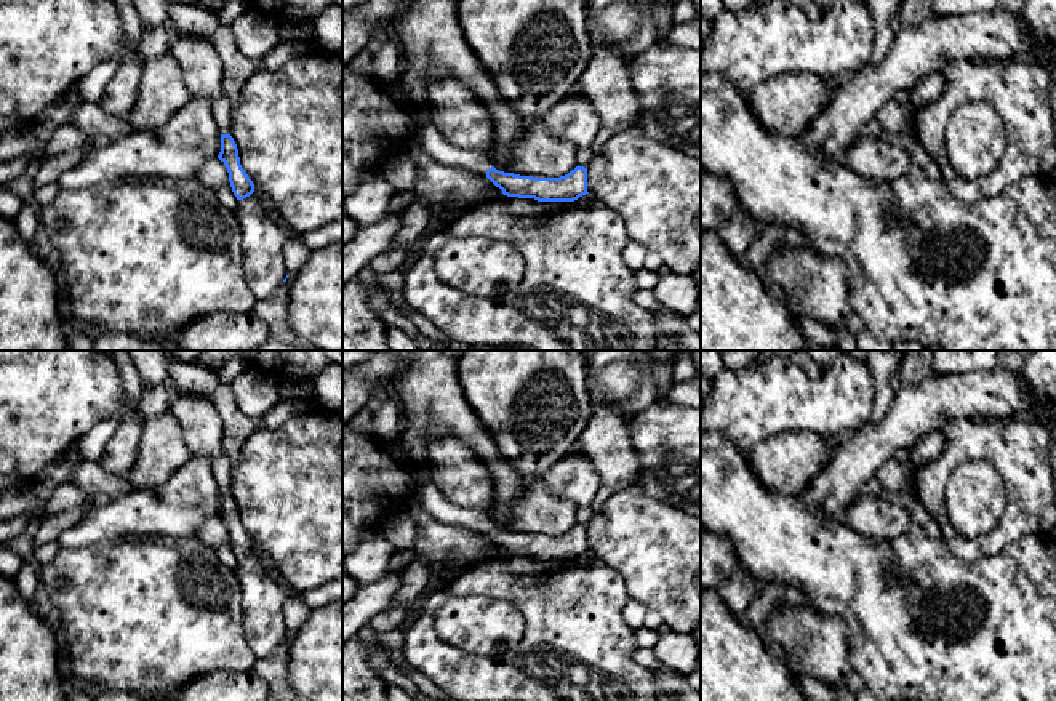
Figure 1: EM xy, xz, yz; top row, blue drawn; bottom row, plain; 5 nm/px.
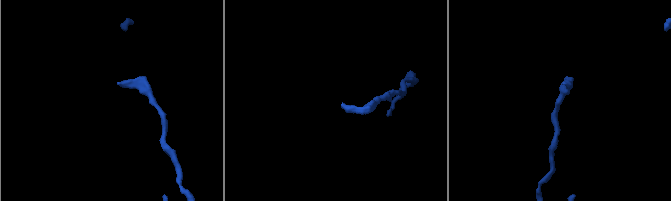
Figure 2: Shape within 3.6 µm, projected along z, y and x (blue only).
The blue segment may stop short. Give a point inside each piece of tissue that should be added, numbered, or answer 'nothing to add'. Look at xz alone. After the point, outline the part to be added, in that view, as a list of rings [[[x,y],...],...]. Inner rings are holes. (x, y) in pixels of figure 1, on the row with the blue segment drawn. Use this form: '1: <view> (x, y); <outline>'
1: xz (434, 144); [[[430,106],[421,109],[421,123],[418,128],[418,138],[422,150],[435,162],[448,168],[462,168],[480,176],[486,176],[486,171],[494,166],[488,154],[477,150],[464,150],[456,147],[443,138],[432,120]]]

